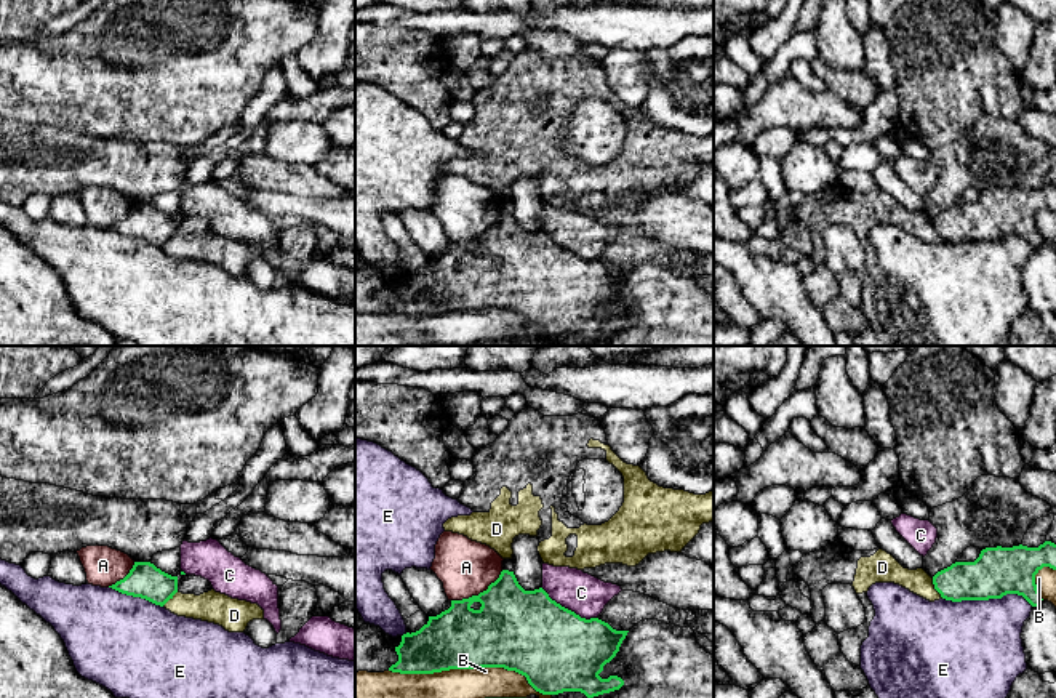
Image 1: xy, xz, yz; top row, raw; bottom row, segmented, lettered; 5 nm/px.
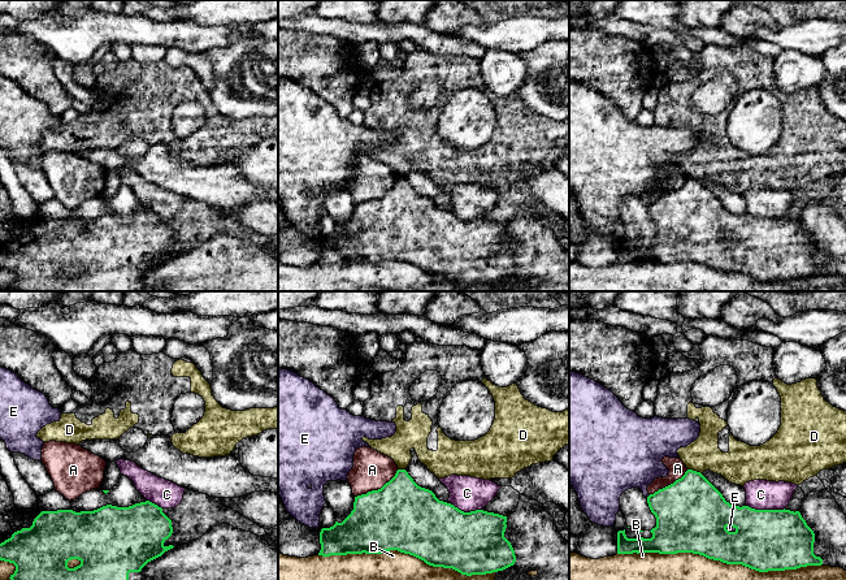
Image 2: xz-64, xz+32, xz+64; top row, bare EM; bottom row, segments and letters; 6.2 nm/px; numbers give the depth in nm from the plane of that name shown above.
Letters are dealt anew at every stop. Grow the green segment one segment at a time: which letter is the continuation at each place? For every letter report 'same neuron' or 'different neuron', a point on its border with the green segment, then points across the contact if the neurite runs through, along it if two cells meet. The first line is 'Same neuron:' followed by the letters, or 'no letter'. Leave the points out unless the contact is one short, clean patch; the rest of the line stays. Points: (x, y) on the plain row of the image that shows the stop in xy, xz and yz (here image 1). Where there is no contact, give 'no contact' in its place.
Same neuron: no letter
A: different neuron; meets green in xz at (479, 236); border along xz (503, 212), (477, 236), (452, 242)
B: different neuron; meets green in xz at (471, 309)
C: different neuron; meets green in xz at (567, 250)
D: different neuron; meets green in yz at (935, 229); border along yz (932, 220), (933, 229), (943, 239)
E: different neuron; meets green in yz at (988, 240)

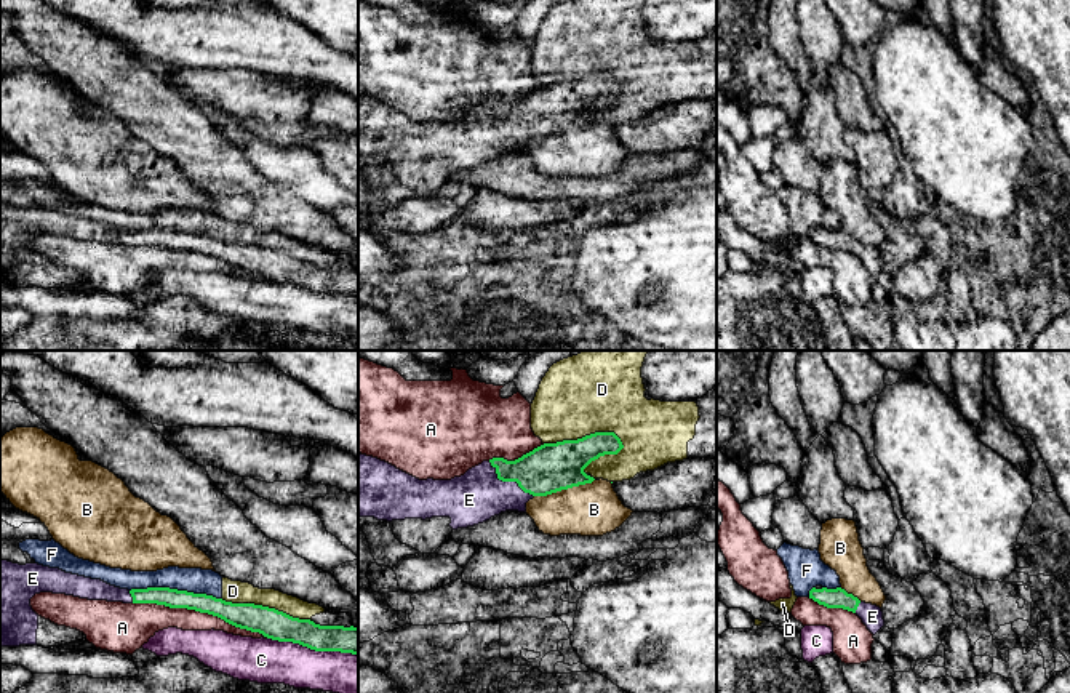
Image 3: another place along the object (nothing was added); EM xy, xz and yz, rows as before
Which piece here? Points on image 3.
Same neuron: E
A: different neuron; meets green in xy at (200, 253)
B: different neuron; meets green in xz at (563, 130)
C: different neuron; meets green in xy at (312, 290)
D: different neuron; meets green in xz at (586, 77)
E: same neuron; meets green in xz at (507, 122)
F: different neuron; meets green in xy at (176, 231); border along xy (130, 231), (176, 229), (221, 240)

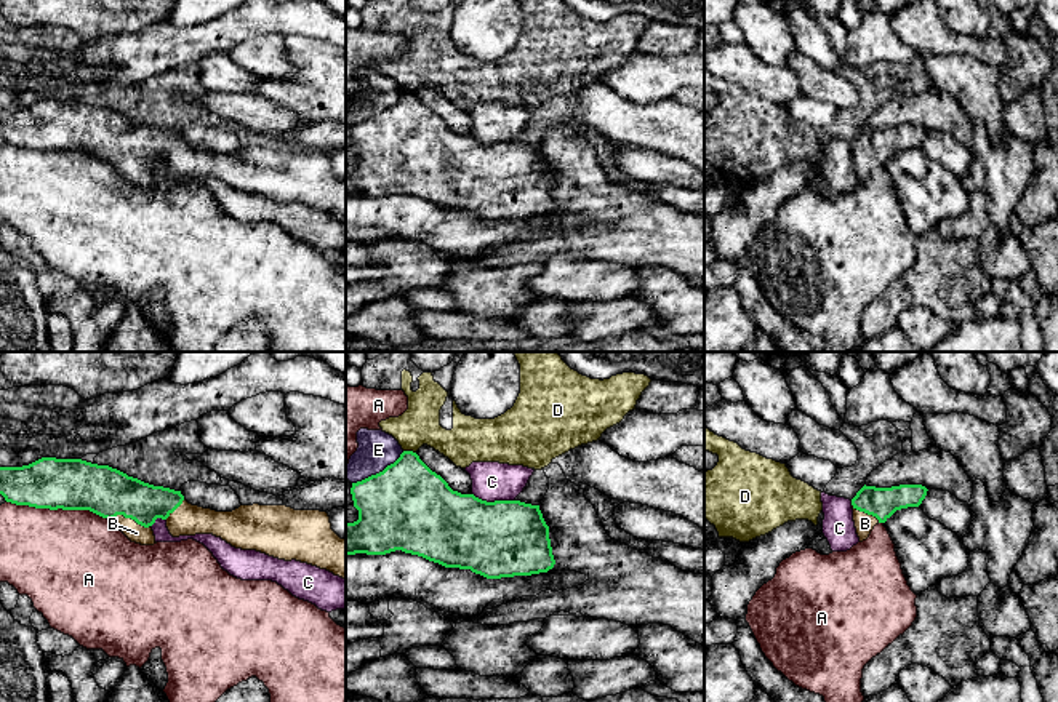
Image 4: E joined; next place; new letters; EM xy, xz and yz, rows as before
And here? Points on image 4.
Same neuron: B
A: different neuron; meets green in xy at (58, 149)
B: same neuron; meets green in xy at (130, 159)
C: different neuron; meets green in xz at (495, 143)
D: different neuron; meets green in xz at (410, 93); border along xz (404, 91), (415, 95)
E: different neuron; meets green in xz at (380, 114); border along xz (404, 93), (381, 112), (352, 125)

